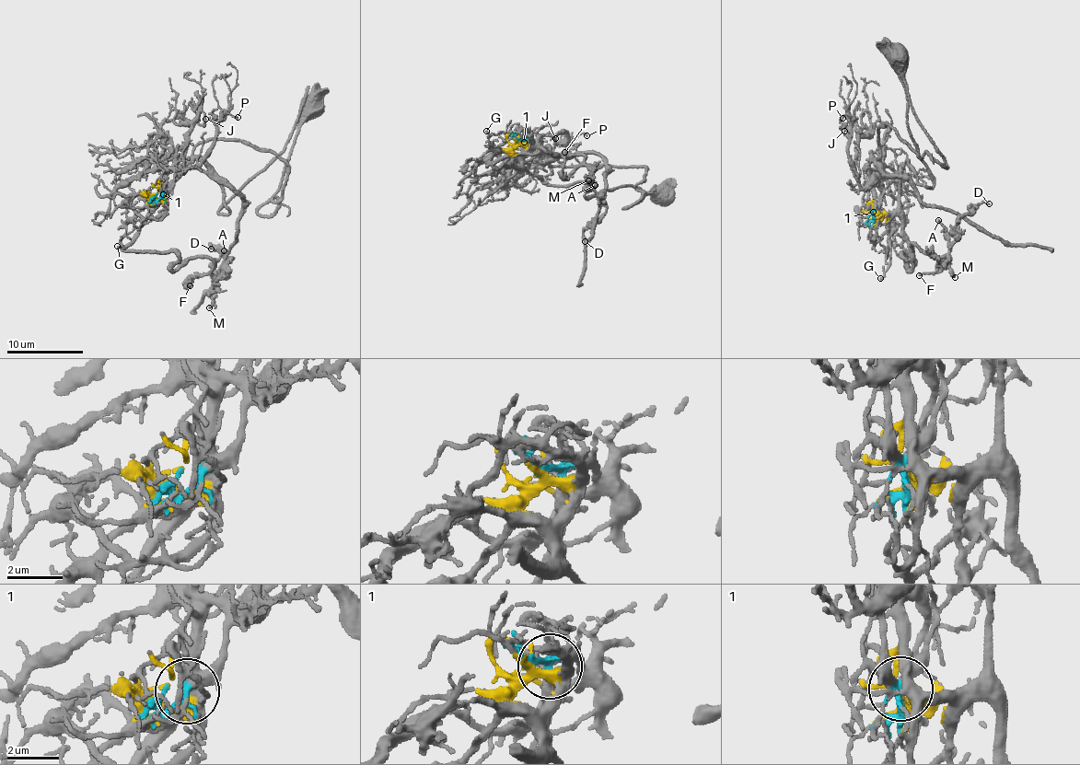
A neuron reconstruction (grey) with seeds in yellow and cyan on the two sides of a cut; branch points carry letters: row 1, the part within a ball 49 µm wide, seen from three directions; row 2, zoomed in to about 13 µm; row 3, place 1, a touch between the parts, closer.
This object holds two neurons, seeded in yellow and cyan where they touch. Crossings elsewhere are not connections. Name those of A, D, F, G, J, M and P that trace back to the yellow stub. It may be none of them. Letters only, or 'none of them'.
A, D, F, G, M

